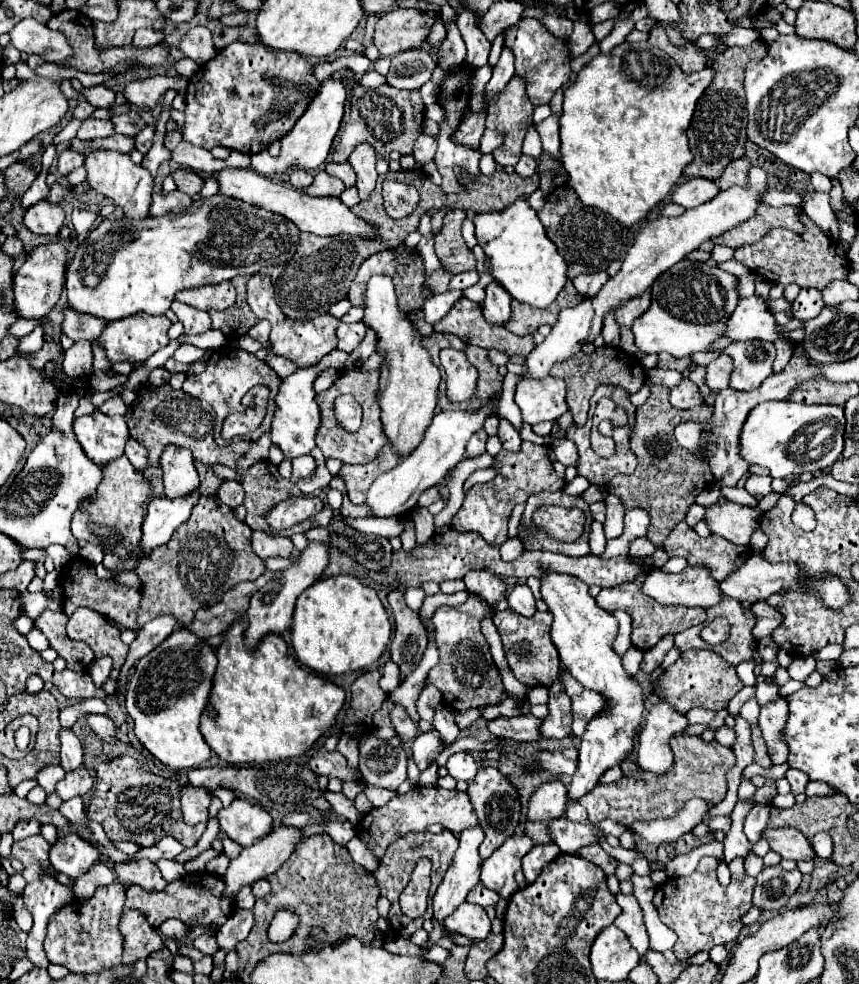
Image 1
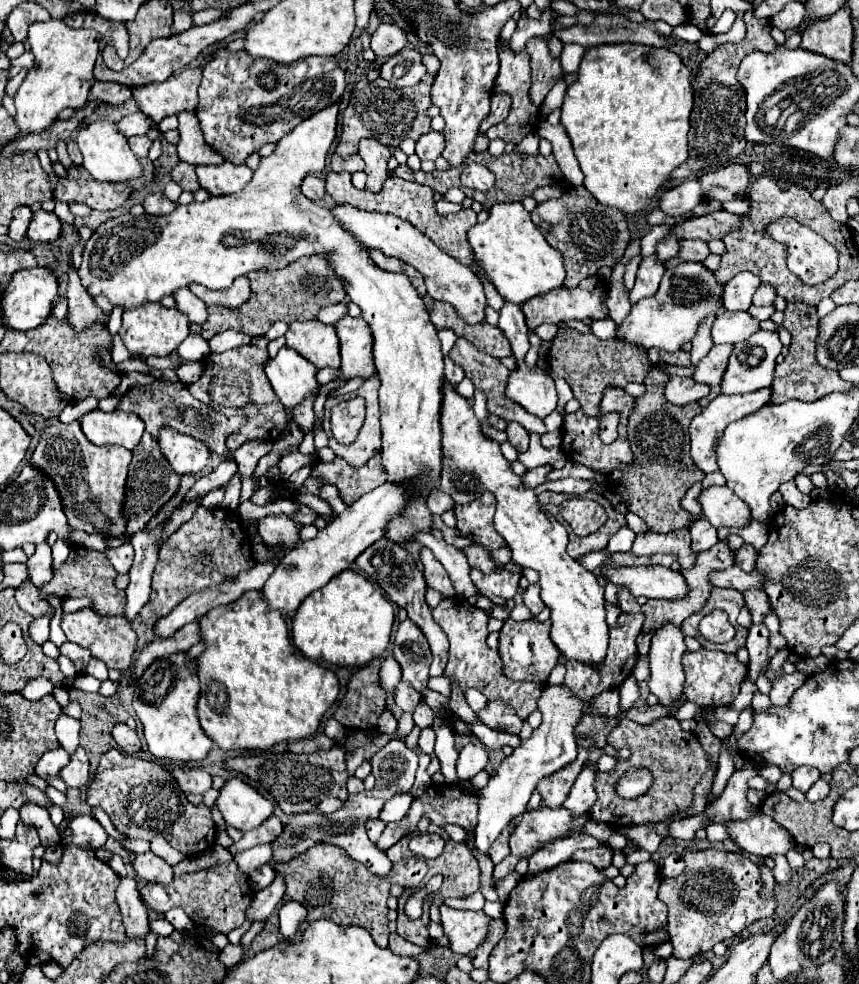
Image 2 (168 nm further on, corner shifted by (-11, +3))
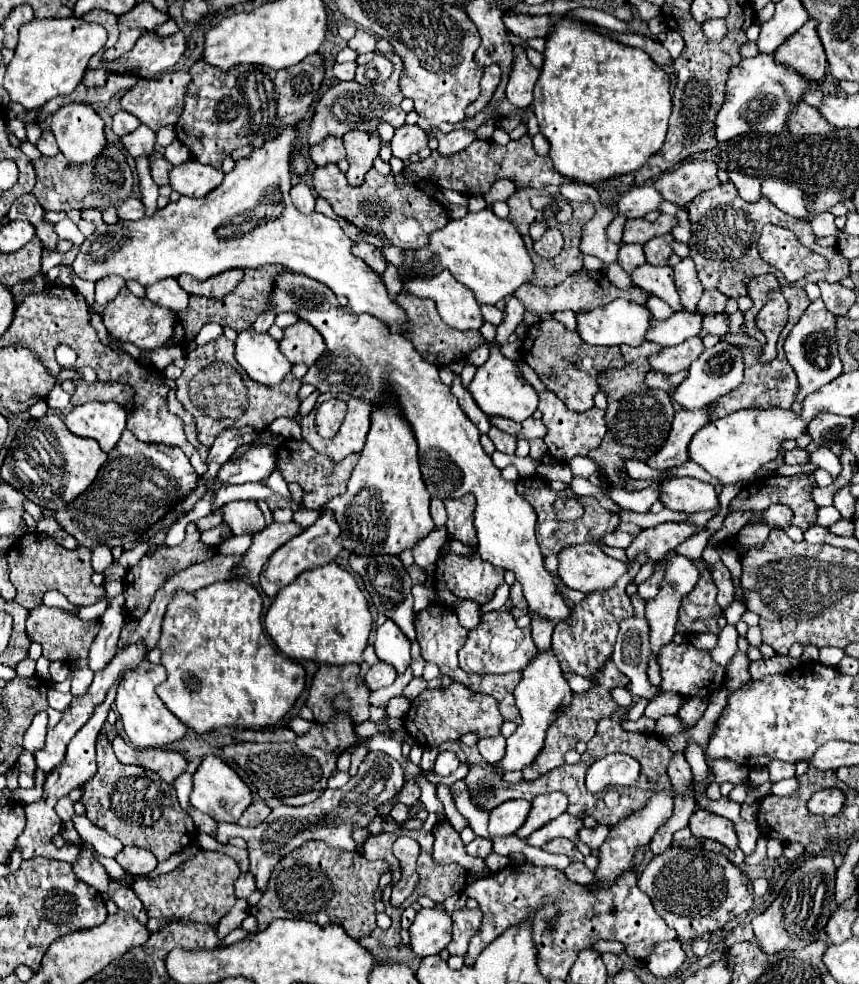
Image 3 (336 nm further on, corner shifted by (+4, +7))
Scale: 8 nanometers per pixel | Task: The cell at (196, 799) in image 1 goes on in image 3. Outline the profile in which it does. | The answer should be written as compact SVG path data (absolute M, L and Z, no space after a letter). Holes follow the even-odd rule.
M120 736L114 738L112 748L116 752L116 758L122 764L134 764L148 770L154 770L166 784L174 786L174 780L186 772L186 758L172 750L136 750L130 744L126 744Z

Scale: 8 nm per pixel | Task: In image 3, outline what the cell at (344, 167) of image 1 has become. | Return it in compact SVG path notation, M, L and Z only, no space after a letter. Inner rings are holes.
M328 138L316 146L310 146L310 158L314 160L316 166L338 164L340 160L346 158L346 150L340 138Z

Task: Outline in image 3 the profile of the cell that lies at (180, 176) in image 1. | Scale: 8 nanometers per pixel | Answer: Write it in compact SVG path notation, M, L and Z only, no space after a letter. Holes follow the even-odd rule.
M158 158L150 164L150 172L152 172L152 180L158 186L168 186L168 174L172 170L172 164L166 158Z

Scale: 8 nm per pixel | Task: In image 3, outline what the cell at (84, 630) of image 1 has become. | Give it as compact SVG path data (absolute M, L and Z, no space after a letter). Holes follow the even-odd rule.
M36 606L29 611L26 622L26 633L32 642L42 644L44 656L48 660L62 660L62 662L76 662L80 658L88 658L88 650L96 638L96 632L100 630L100 622L82 622L76 616L72 616L68 610L62 608L48 608L48 606Z

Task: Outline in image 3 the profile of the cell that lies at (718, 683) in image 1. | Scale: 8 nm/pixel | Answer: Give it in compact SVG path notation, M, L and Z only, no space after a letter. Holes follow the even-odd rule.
M672 642L672 644L668 644L660 652L660 668L662 668L662 672L660 672L660 676L662 676L660 688L664 688L666 692L676 692L680 696L708 698L714 690L724 686L726 670L712 660L710 652L698 650L690 642L684 642L684 644L674 644Z

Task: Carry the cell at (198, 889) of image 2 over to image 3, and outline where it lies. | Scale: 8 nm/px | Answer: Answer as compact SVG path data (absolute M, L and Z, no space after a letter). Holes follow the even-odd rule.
M202 850L194 858L186 860L182 866L168 874L160 874L154 880L138 878L132 882L134 894L142 900L144 910L150 918L182 918L182 920L196 920L200 924L218 926L218 922L232 910L236 896L234 896L234 882L240 876L236 860L222 852L206 852Z

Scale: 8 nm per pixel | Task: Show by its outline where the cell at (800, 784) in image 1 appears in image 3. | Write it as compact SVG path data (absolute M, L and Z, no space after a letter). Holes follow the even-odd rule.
M782 760L772 762L772 764L768 766L768 770L770 770L770 780L772 780L772 782L780 782L780 780L784 780L784 778L796 776L796 766L790 764L790 762L782 762Z

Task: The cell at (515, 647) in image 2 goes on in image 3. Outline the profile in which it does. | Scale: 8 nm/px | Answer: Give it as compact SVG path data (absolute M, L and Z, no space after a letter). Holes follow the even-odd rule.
M494 610L486 612L482 616L482 622L478 628L470 630L468 642L458 652L460 666L466 672L476 674L508 674L508 672L524 672L526 666L536 658L538 650L532 640L532 628L518 628L516 620L508 610Z

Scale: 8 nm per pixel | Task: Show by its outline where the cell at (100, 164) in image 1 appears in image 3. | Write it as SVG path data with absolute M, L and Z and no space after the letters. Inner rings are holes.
M88 104L62 106L52 116L52 132L60 152L72 164L86 164L102 156L108 146L104 122Z

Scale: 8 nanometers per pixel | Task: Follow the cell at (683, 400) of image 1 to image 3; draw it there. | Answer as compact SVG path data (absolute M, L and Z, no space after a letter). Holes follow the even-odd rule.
M650 370L648 376L646 376L646 384L648 384L648 388L672 392L674 388L678 388L676 384L680 384L686 376L688 376L688 372L678 372L678 374L672 374L672 376L666 376L666 374L662 374L662 372Z

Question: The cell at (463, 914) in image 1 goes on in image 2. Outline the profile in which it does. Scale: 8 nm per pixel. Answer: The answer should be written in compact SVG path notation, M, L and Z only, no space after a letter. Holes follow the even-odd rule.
M441 904L439 912L441 912L439 924L443 926L443 934L449 938L451 952L469 954L487 936L487 924L491 918L483 910L479 912L455 910Z

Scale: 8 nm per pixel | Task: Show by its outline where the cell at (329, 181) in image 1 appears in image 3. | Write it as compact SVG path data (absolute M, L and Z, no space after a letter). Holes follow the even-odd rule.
M336 164L316 168L314 190L320 198L330 202L340 218L352 220L354 224L360 224L362 228L368 228L372 232L384 232L384 236L388 236L388 240L392 240L392 244L396 244L398 248L424 248L430 242L430 234L448 224L448 212L434 198L428 198L416 186L396 188L392 174L382 176L374 168L368 170L366 180L360 188L352 188Z

